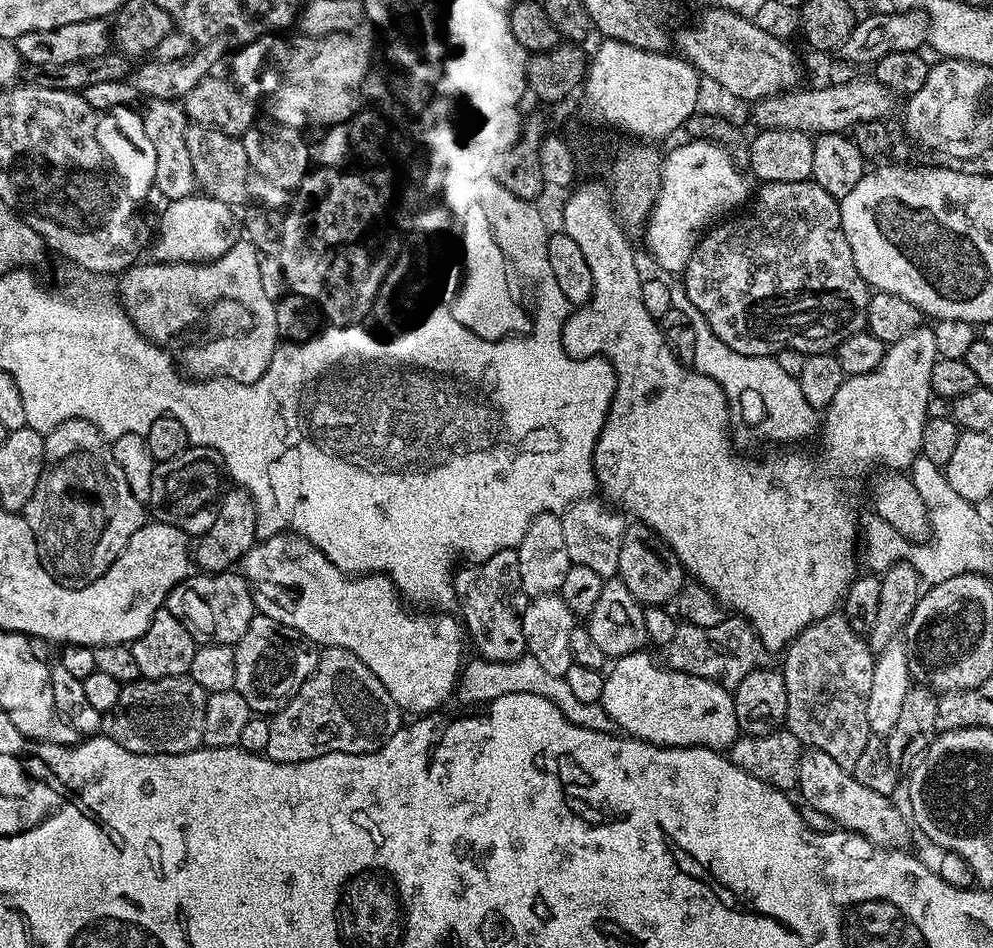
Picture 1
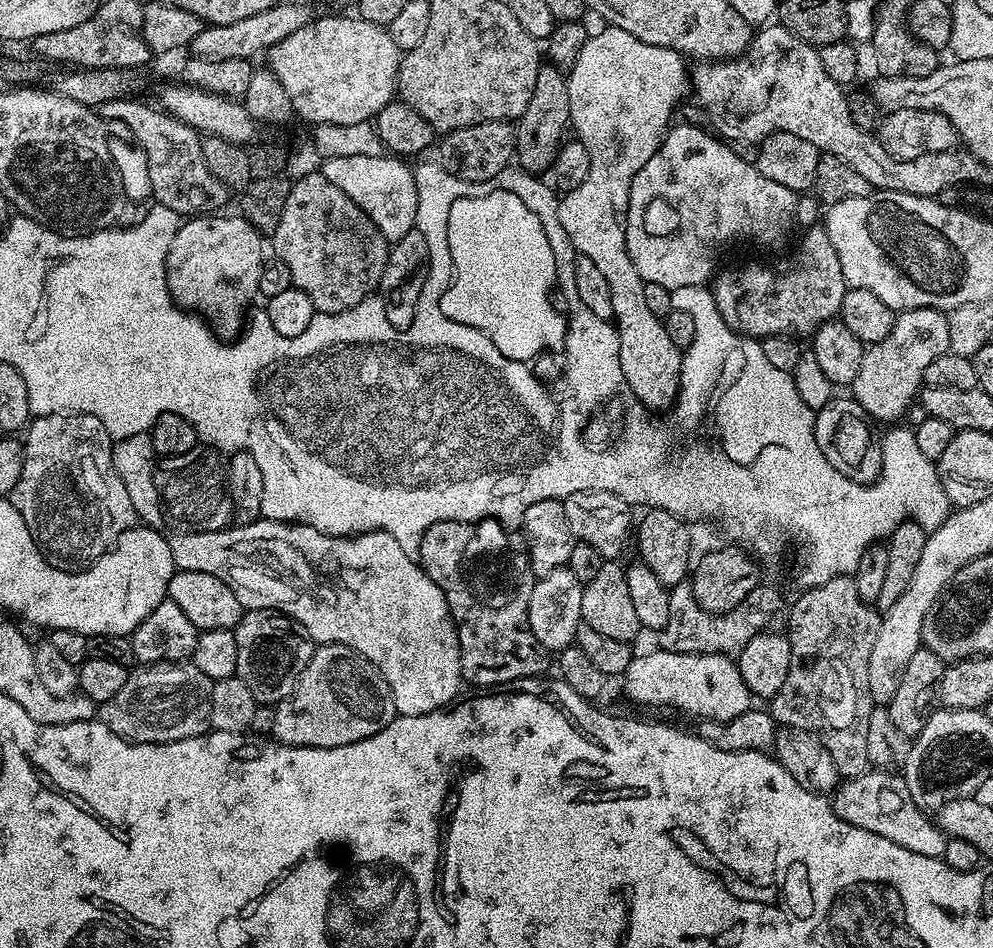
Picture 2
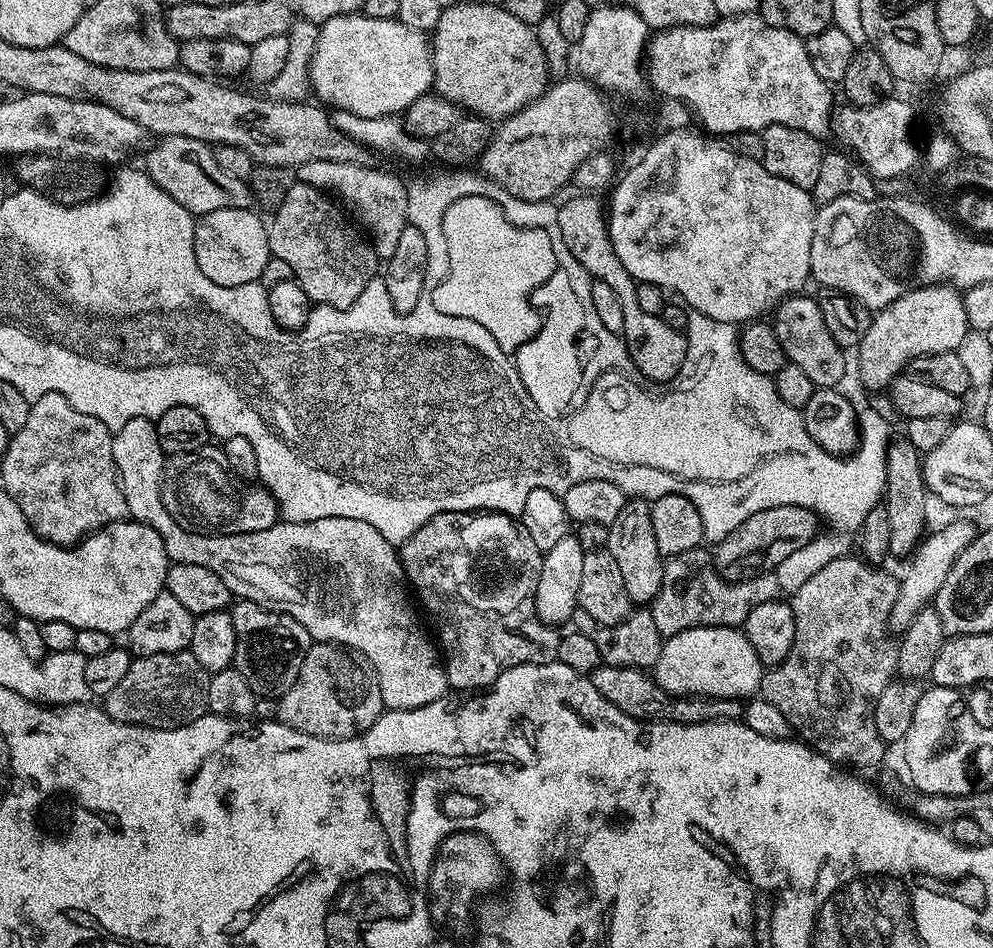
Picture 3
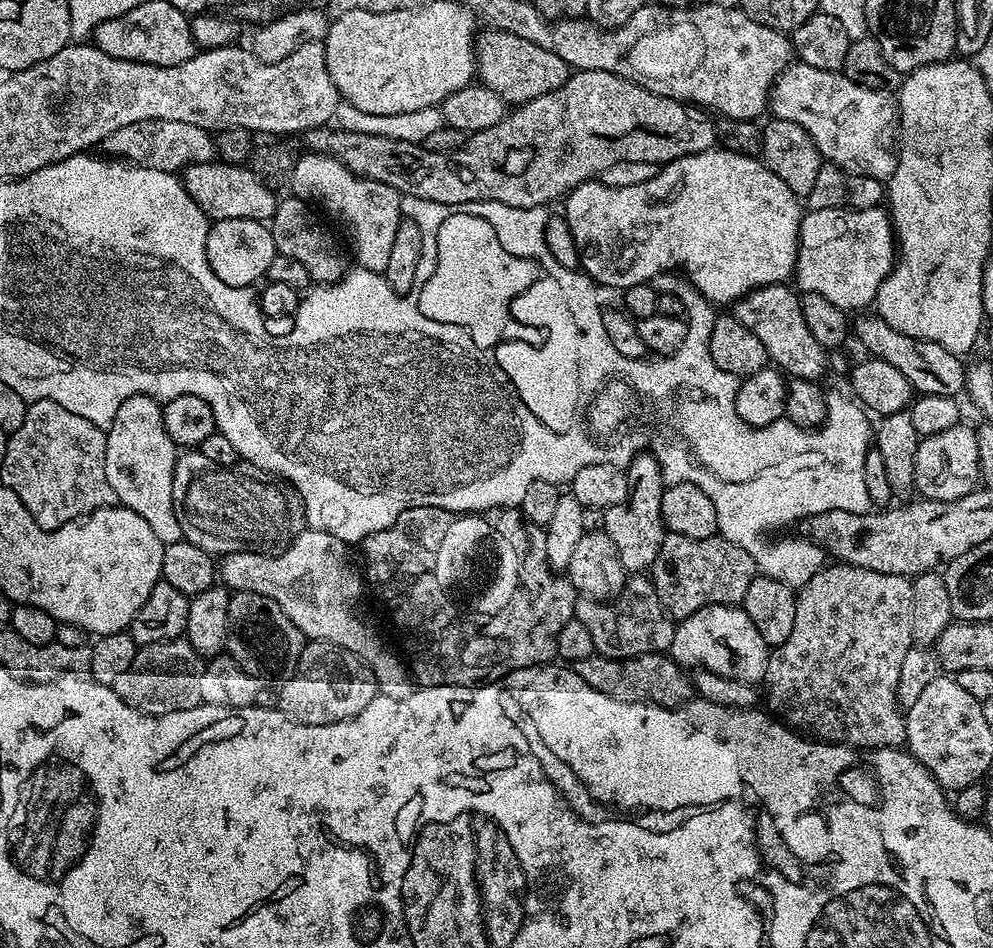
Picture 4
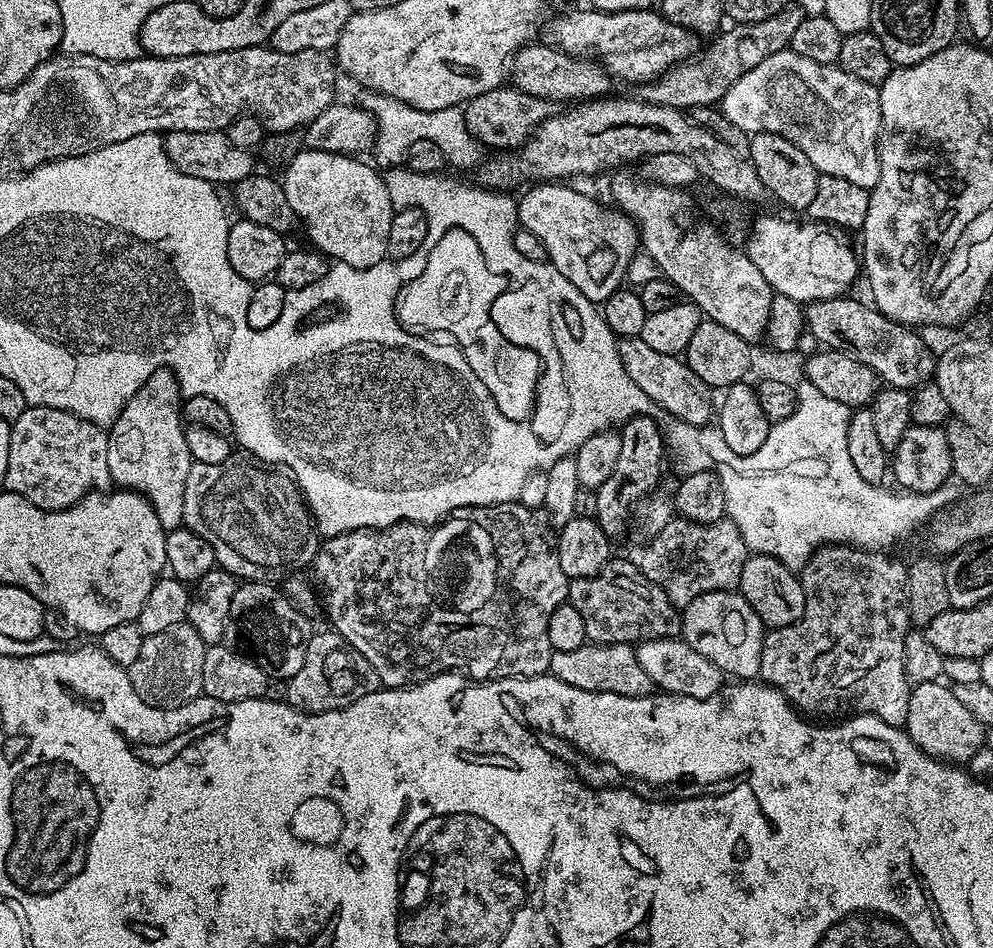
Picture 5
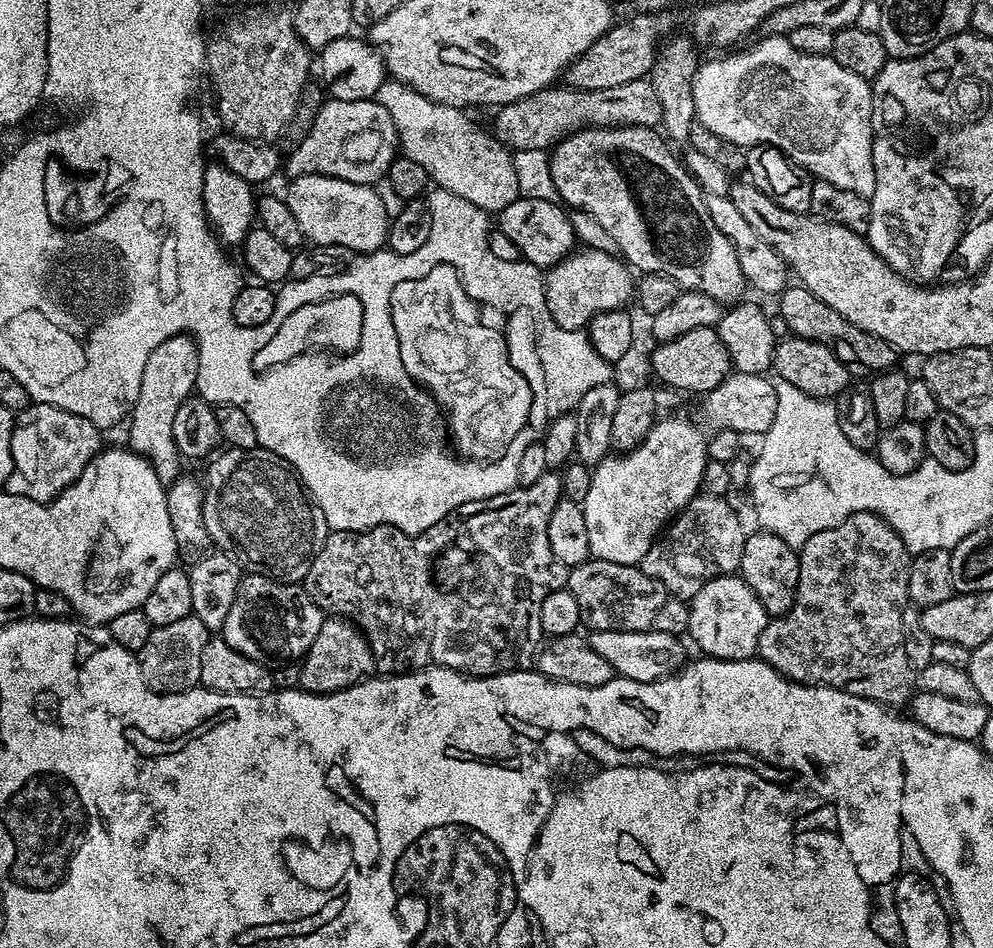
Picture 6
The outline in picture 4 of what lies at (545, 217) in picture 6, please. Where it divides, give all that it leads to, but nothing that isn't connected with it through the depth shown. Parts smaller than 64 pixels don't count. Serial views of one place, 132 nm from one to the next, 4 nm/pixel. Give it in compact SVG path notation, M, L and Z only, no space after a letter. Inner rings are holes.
M717 146L710 150L702 150L698 154L686 154L682 158L674 158L669 164L663 165L657 171L654 178L642 182L639 186L622 186L621 188L611 188L600 183L599 179L587 180L580 184L573 192L563 197L562 215L568 223L570 234L576 243L576 250L580 254L580 268L584 275L589 276L597 285L605 284L608 288L623 290L630 286L647 284L656 275L663 272L675 273L679 270L689 283L693 285L714 306L720 304L735 305L747 292L753 292L756 288L770 286L771 284L788 284L793 279L796 270L796 251L800 245L800 222L802 219L802 200L770 170L763 159L754 156L743 156L737 152L732 152L723 146Z

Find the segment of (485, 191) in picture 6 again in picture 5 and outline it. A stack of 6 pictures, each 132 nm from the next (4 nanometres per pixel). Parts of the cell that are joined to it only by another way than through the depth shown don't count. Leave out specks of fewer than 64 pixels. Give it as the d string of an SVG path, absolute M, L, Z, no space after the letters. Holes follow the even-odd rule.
M343 74L336 78L336 100L364 110L373 116L377 126L374 153L375 163L381 169L395 168L404 164L406 150L410 150L413 142L434 142L438 150L442 150L445 161L456 168L475 169L481 163L482 145L466 128L466 118L459 107L442 110L418 110L406 102L398 102L398 98L390 98L381 92L364 88L358 81Z

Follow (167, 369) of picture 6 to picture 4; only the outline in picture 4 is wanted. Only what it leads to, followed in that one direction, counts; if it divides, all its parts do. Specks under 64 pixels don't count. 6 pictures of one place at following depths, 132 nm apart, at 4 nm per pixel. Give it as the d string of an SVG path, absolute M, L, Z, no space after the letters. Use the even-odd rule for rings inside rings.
M131 396L126 398L126 402L122 402L122 406L118 406L111 426L106 429L106 482L110 482L117 501L123 507L134 510L138 518L143 518L150 525L150 530L154 530L154 535L166 545L184 539L184 535L172 509L178 449L170 434L166 434L163 413L161 401L155 400L153 396Z

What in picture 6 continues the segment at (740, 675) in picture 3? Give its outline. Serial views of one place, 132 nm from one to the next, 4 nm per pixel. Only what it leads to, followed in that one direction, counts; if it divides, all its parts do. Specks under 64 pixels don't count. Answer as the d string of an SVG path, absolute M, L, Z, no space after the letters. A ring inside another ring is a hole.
M739 575L719 576L693 596L688 610L687 635L713 660L751 660L760 647L760 635L769 622L768 611Z

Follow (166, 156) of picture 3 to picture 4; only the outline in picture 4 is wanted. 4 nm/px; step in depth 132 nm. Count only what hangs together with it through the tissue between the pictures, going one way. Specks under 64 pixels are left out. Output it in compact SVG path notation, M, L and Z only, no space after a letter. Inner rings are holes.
M223 162L195 164L184 169L182 179L184 189L191 194L194 202L198 202L198 206L207 214L209 221L246 218L268 222L276 213L278 196L272 193L275 191L269 185L255 176L251 167Z

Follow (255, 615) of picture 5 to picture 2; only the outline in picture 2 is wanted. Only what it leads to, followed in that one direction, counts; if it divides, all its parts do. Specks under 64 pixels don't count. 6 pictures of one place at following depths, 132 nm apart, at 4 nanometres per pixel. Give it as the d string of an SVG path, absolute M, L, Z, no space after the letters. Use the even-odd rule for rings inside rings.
M254 608L245 611L244 617L235 629L238 642L238 666L236 675L242 682L246 682L250 694L254 694L257 705L275 706L294 690L294 682L298 682L298 674L306 670L306 662L310 662L314 642L306 634L306 630L297 620L291 620L289 616L283 616L280 612L273 612L271 608Z

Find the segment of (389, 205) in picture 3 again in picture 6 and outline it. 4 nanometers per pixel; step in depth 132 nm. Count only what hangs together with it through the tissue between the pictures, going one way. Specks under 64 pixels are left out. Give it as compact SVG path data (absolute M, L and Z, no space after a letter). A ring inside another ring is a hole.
M320 173L306 174L287 181L286 199L298 226L302 226L305 241L322 248L346 246L349 254L367 254L379 252L388 243L388 226L390 211L384 205L385 197L377 192L371 184L343 181L342 178L323 176Z

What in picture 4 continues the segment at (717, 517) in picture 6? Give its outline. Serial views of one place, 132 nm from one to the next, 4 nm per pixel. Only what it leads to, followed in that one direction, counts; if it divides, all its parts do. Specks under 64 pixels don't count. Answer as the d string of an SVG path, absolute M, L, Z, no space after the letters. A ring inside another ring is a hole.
M668 532L658 550L658 558L654 558L650 569L650 579L654 590L664 609L676 622L685 620L687 616L706 606L715 604L743 605L746 590L750 590L750 582L754 582L757 574L756 559L742 546L734 546L734 542L730 542L725 536L719 534L710 538L686 538L682 534Z

